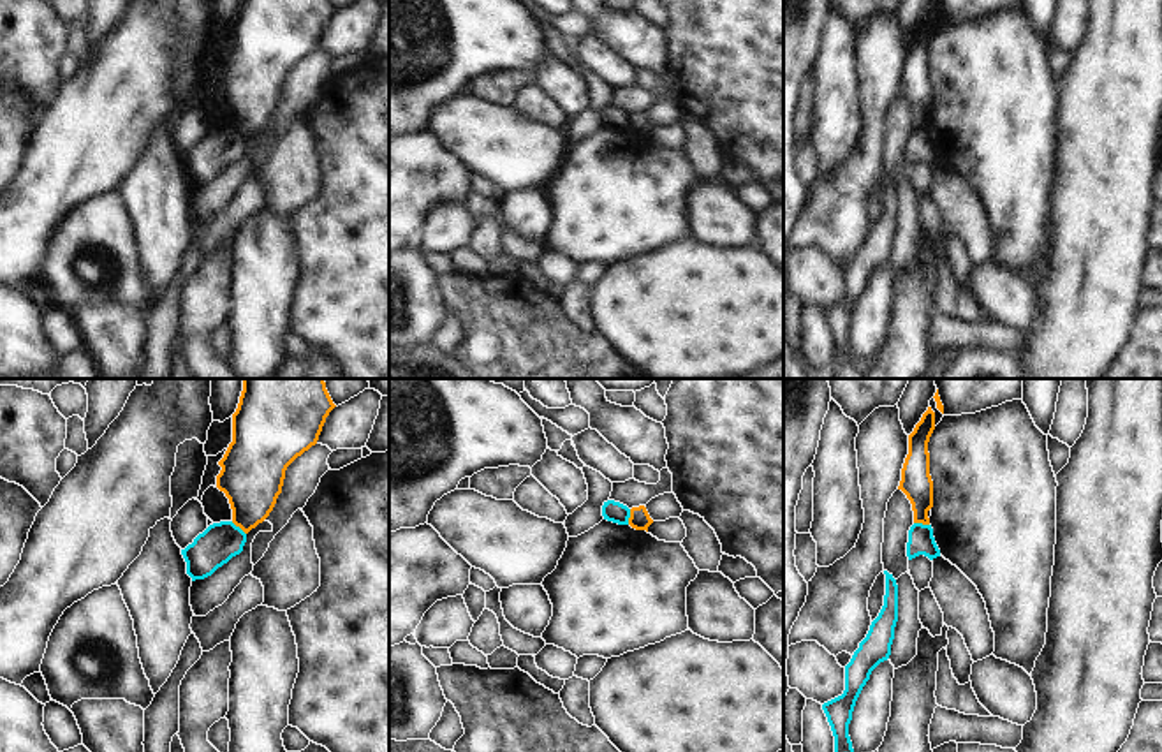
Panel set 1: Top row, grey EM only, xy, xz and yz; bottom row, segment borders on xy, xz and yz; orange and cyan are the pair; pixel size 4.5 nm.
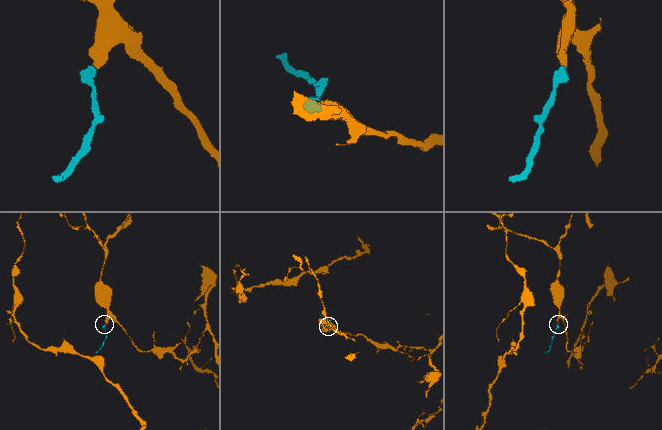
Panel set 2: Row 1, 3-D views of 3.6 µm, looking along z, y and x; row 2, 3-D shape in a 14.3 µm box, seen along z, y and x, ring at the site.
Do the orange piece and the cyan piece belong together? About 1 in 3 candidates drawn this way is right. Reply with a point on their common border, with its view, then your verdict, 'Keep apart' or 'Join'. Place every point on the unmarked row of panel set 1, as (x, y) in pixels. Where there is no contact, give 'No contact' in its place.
Touches orange at xz (631, 122). Keep apart

